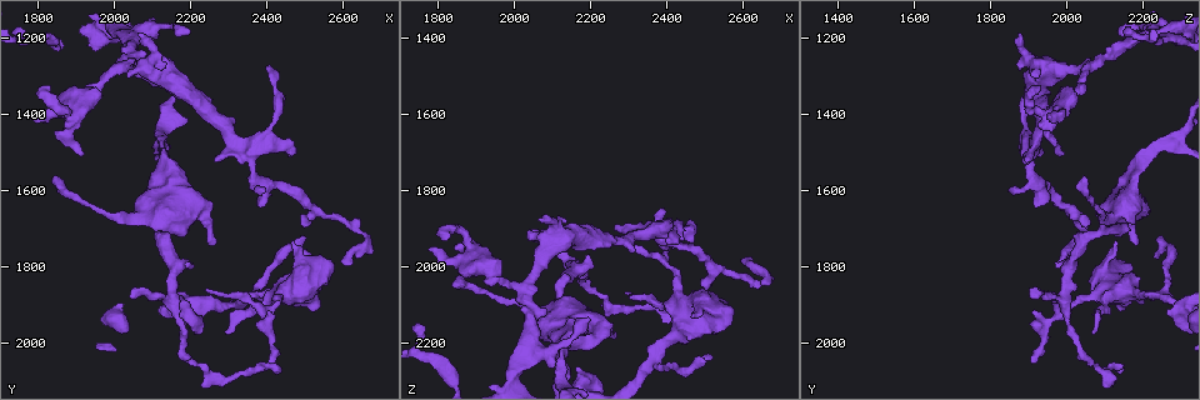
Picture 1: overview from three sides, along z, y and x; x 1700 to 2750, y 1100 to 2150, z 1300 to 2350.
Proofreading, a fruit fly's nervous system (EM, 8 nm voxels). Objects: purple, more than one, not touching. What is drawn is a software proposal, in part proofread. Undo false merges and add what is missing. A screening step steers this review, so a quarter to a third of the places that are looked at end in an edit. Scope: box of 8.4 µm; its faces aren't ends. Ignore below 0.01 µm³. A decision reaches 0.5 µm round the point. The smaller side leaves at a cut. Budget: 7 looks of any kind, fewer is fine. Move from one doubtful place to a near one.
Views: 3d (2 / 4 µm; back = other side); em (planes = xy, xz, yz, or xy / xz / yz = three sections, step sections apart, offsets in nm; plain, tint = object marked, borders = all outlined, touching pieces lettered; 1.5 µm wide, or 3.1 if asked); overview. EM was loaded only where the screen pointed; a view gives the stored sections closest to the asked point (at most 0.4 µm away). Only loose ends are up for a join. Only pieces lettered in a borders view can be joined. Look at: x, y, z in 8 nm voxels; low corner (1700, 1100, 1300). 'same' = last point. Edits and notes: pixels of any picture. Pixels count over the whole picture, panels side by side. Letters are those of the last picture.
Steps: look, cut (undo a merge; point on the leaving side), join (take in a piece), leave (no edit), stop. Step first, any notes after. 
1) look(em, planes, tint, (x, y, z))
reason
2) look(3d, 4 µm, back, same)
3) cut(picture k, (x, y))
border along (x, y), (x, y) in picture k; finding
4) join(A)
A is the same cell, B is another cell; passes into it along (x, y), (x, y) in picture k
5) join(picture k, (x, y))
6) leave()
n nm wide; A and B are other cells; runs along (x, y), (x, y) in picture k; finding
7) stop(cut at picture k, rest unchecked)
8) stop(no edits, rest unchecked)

look(em, yz, step 4, borders, (2065, 1195, 1885))
an open end

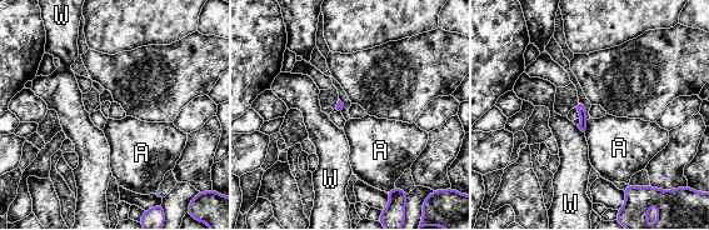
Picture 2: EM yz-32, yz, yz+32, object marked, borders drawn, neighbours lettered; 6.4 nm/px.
leave()
A touches over 90 nm; A and W are other cells; border along (589, 119), (584, 131) in picture 2; no lettered piece goes on from it

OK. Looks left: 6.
look(3d, 4 µm, (2260, 1745, 2180))
an open end

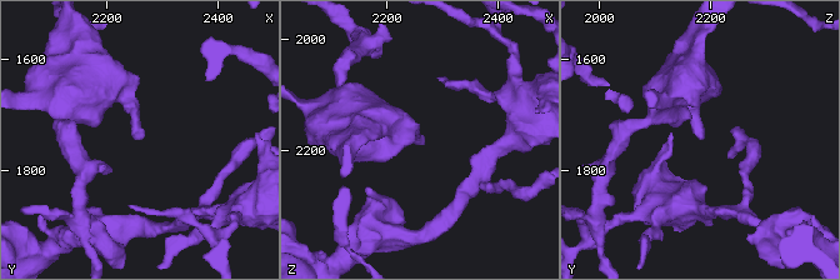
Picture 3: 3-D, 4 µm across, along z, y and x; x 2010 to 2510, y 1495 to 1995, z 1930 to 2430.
look(em, xy, step 8, borders, (2260, 1745, 2180))

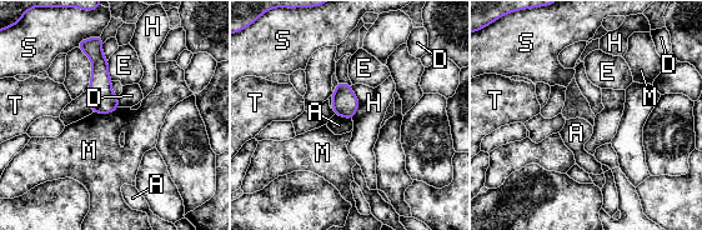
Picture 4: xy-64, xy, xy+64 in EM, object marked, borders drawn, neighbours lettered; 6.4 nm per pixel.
leave()
H touches over 240 nm; A, D, E, H, M, S and T are other cells; border along (119, 106), (110, 113), (93, 113) in picture 4; no lettered piece goes on from it

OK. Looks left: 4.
look(3d, 2 µm, (2615, 1795, 1975))

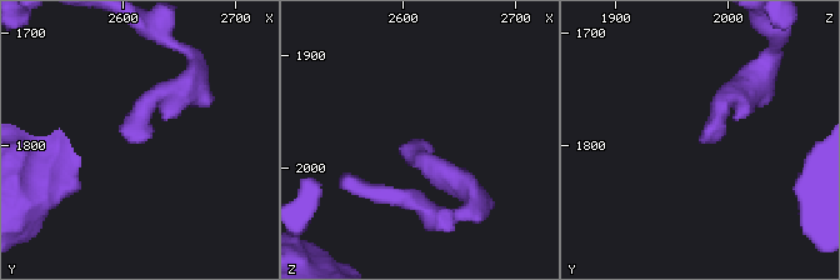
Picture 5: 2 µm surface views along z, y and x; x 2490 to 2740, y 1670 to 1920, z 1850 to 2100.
look(em, xy, step 4, tint, (2616, 1790, 1974))
shape alone is not enough

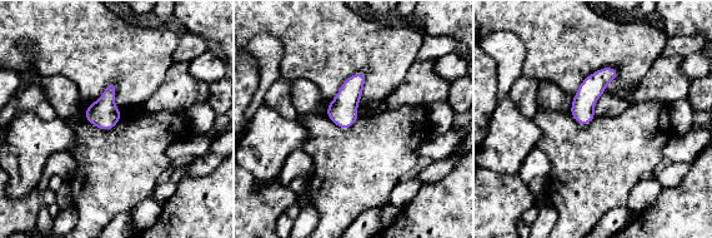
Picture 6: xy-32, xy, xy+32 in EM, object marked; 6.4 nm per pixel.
look(em, planes, borders, same)

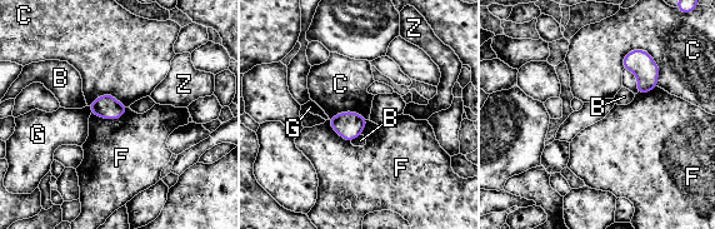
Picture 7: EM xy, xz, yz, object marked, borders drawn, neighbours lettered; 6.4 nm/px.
leave()
C touches over 300 nm; B, C, F, G and Z are other cells; border along (628, 51), (651, 56), (658, 85) in picture 7; none of them fits

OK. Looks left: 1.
stop(no edits, rest unchecked)

